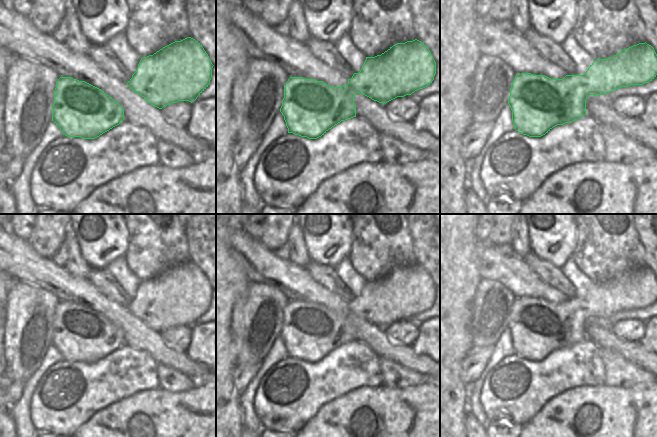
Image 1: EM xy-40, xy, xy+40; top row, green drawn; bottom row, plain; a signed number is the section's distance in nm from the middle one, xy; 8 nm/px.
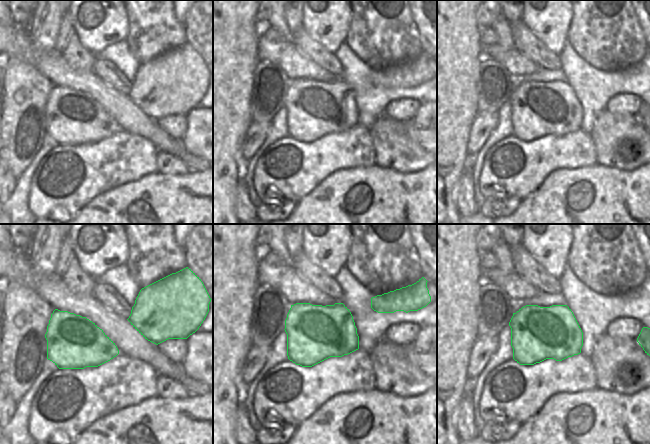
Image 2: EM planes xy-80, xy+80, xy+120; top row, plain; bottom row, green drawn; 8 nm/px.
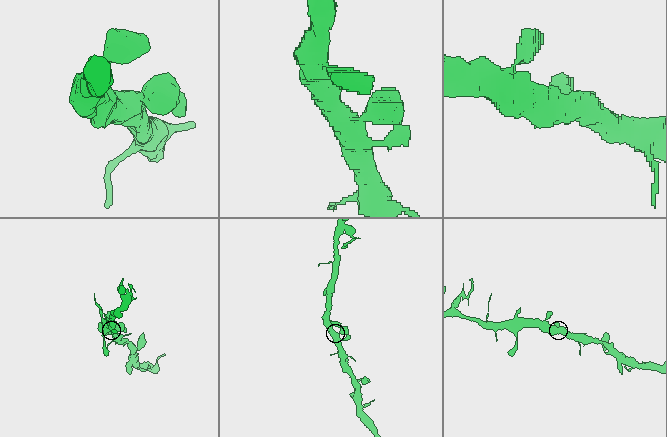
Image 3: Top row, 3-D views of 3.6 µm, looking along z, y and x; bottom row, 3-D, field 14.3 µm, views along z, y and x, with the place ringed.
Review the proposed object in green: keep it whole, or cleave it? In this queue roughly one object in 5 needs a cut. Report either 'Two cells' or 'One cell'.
One cell

